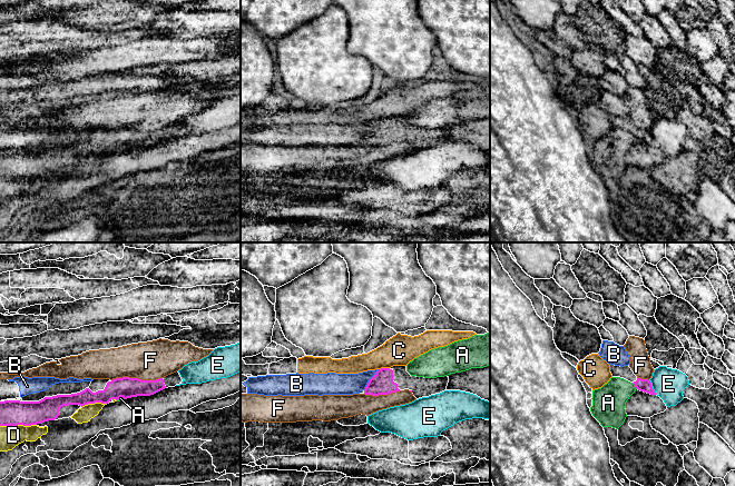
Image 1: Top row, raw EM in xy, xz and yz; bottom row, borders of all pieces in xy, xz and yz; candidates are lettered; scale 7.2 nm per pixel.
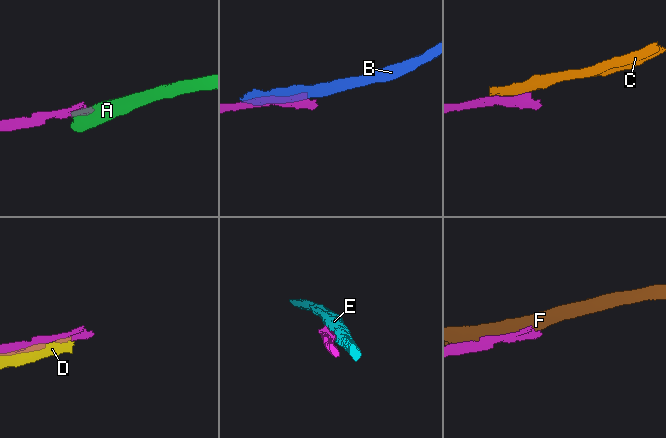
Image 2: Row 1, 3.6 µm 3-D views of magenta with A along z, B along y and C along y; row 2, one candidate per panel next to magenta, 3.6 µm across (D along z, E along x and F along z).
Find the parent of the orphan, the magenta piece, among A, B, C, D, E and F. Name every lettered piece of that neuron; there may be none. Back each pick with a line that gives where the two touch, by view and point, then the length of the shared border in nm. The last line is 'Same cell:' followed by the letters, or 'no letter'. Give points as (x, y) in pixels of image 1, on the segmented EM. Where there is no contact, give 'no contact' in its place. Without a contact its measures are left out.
Same cell: no letter

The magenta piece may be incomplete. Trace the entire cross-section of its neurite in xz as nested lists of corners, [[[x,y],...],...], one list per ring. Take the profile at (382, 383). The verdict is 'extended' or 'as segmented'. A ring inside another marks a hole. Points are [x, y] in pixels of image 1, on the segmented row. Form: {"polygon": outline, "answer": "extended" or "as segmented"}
{"polygon": [[[406,366],[381,368],[369,380],[364,394],[379,396],[409,389],[419,399],[447,390],[449,377],[424,378],[411,376]]], "answer": "extended"}

